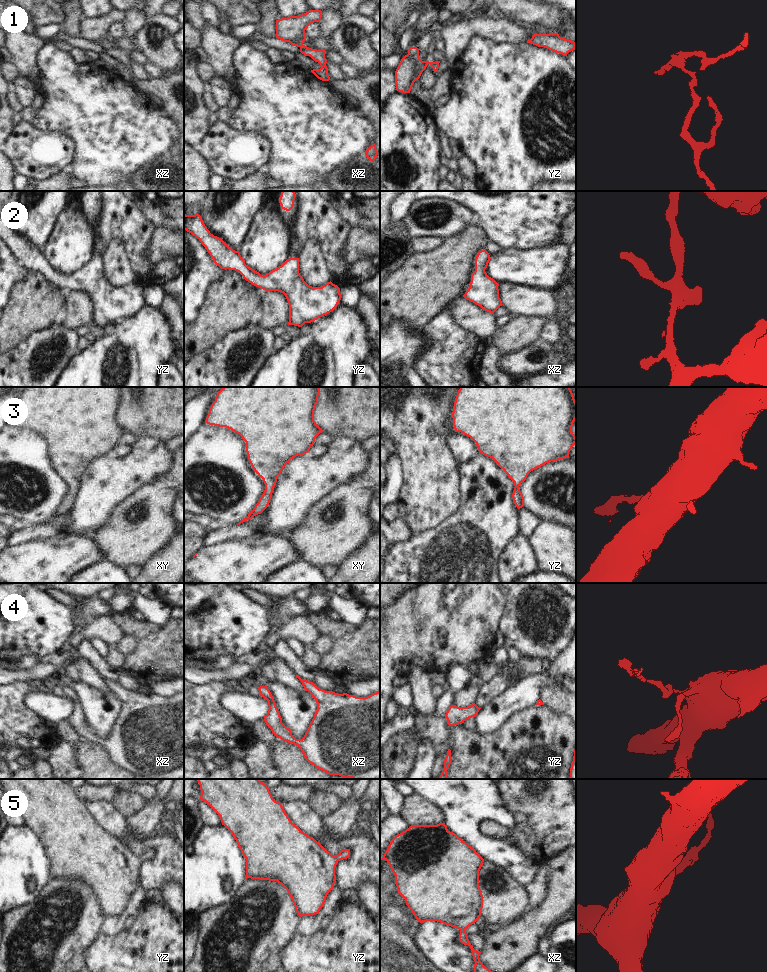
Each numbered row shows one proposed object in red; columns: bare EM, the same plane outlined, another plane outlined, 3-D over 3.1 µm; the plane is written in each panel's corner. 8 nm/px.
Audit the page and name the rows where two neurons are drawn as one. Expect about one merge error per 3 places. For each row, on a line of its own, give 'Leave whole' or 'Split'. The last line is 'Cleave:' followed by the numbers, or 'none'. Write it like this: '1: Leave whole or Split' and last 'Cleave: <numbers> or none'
1: Leave whole
2: Leave whole
3: Leave whole
4: Leave whole
5: Leave whole
Cleave: none

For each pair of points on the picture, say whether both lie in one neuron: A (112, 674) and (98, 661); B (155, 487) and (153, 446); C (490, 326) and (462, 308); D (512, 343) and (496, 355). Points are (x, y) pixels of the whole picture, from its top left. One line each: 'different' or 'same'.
A: same
B: different
C: same
D: different

